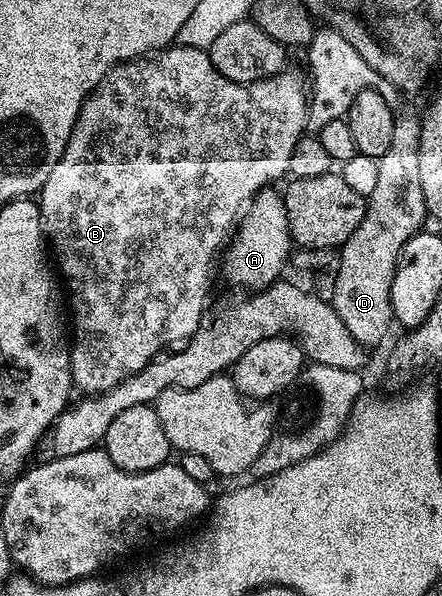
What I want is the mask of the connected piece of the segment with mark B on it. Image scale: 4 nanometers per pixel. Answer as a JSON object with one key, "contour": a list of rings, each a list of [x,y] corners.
{"contour":[[[174,44],[166,46],[164,50],[154,53],[152,56],[138,58],[132,62],[122,62],[112,70],[108,76],[97,87],[96,91],[90,94],[89,99],[83,104],[81,115],[77,117],[77,123],[73,129],[73,135],[69,138],[67,148],[63,152],[63,156],[59,160],[59,164],[55,164],[55,168],[51,168],[51,176],[47,176],[47,184],[43,184],[39,195],[39,205],[41,207],[41,223],[45,229],[45,236],[48,245],[51,247],[52,257],[55,259],[56,269],[59,271],[60,277],[63,279],[64,289],[67,291],[67,306],[73,309],[73,318],[71,314],[71,345],[69,347],[69,367],[73,373],[74,387],[86,395],[106,394],[111,388],[115,388],[115,384],[119,384],[123,380],[127,380],[127,376],[135,376],[135,372],[139,372],[144,366],[158,357],[166,348],[172,347],[174,344],[184,343],[193,337],[194,332],[200,328],[205,314],[205,301],[209,298],[209,285],[212,284],[213,278],[209,273],[213,270],[213,261],[218,261],[219,255],[226,249],[227,243],[232,239],[235,233],[235,227],[238,225],[242,214],[249,208],[249,203],[253,201],[255,195],[260,190],[266,189],[270,185],[272,178],[286,177],[289,174],[289,165],[291,164],[291,152],[295,152],[295,144],[306,133],[306,122],[308,120],[309,99],[307,97],[307,82],[296,74],[292,68],[286,68],[279,74],[272,74],[269,78],[264,78],[258,82],[232,82],[227,80],[215,68],[215,64],[211,64],[208,49],[200,50],[194,46],[183,46]]]}

